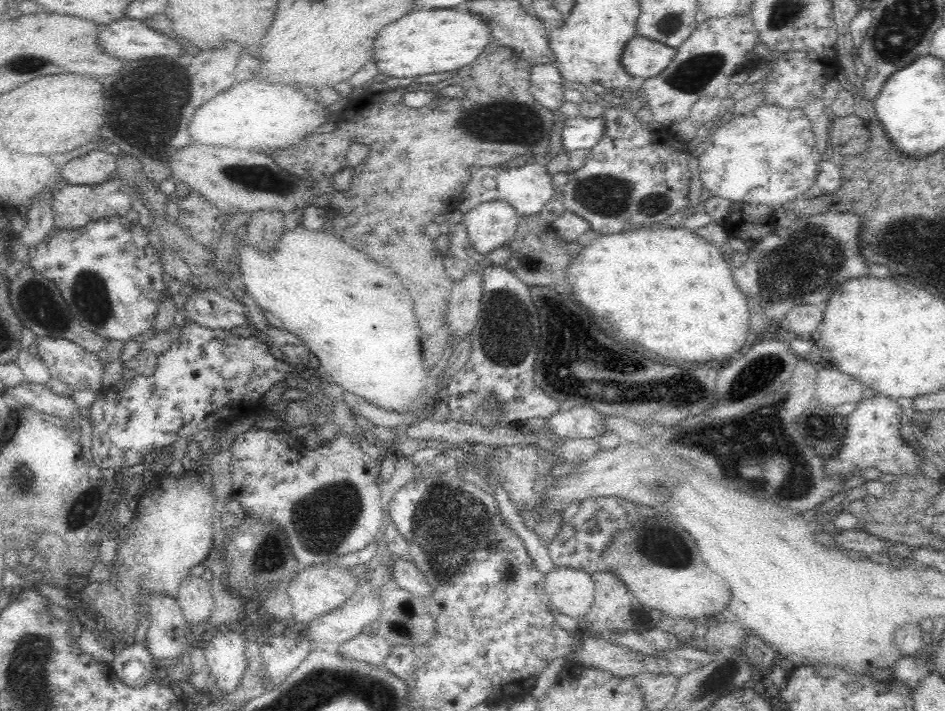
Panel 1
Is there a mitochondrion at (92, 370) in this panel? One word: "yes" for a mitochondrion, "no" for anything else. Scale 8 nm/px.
no

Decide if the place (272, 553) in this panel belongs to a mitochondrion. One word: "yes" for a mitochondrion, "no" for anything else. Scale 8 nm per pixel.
yes

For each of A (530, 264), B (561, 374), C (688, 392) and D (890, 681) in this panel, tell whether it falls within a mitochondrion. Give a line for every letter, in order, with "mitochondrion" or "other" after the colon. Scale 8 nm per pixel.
A: mitochondrion
B: mitochondrion
C: mitochondrion
D: other

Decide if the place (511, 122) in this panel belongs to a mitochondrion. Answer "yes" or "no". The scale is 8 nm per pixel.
yes

